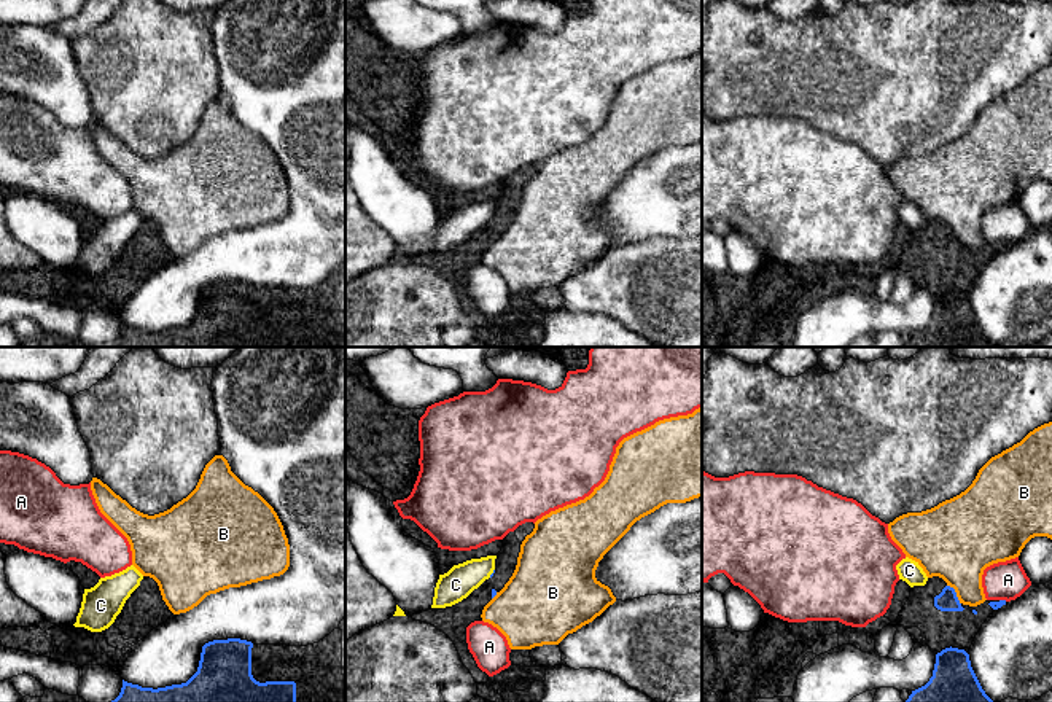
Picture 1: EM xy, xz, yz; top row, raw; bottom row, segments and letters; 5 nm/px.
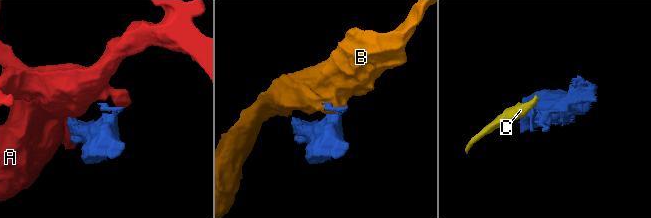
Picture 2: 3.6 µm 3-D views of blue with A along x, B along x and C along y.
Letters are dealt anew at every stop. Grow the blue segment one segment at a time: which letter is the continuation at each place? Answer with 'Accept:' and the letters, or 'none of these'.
Accept: none of these

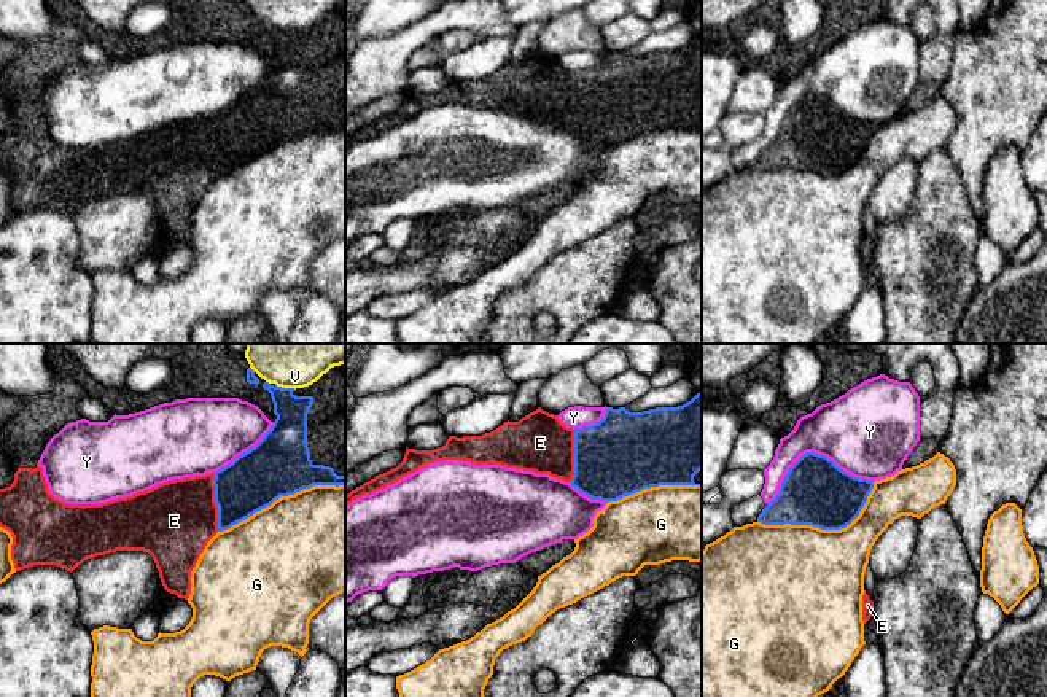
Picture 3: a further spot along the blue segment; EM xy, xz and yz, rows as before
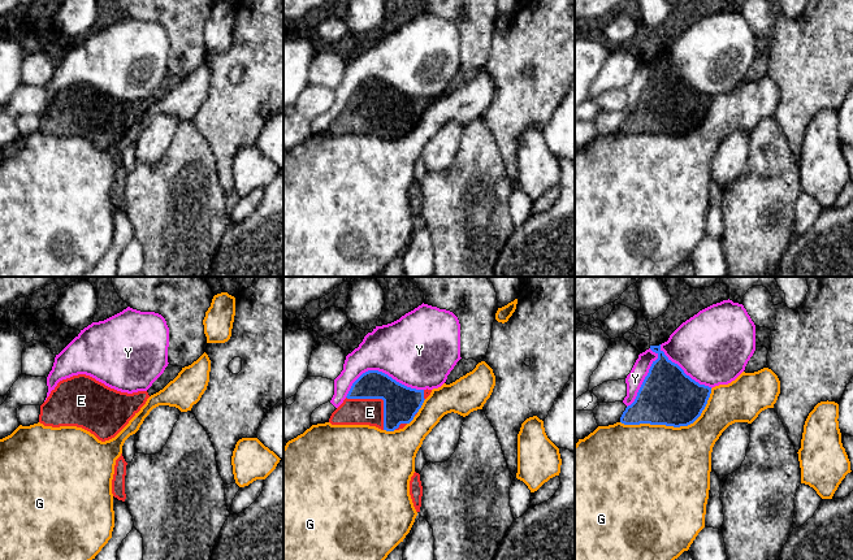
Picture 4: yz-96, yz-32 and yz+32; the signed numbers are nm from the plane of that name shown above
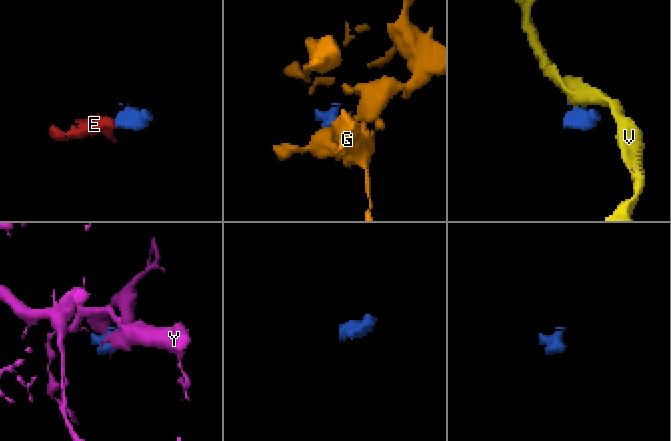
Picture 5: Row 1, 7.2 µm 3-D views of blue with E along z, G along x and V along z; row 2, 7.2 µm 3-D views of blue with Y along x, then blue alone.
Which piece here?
Accept: E

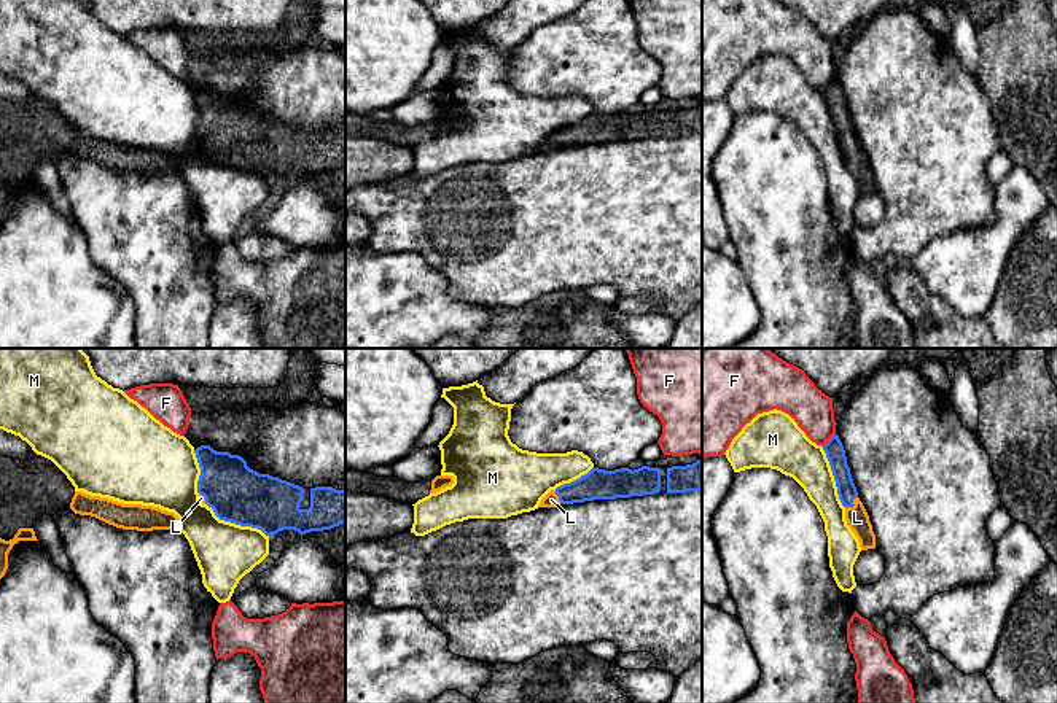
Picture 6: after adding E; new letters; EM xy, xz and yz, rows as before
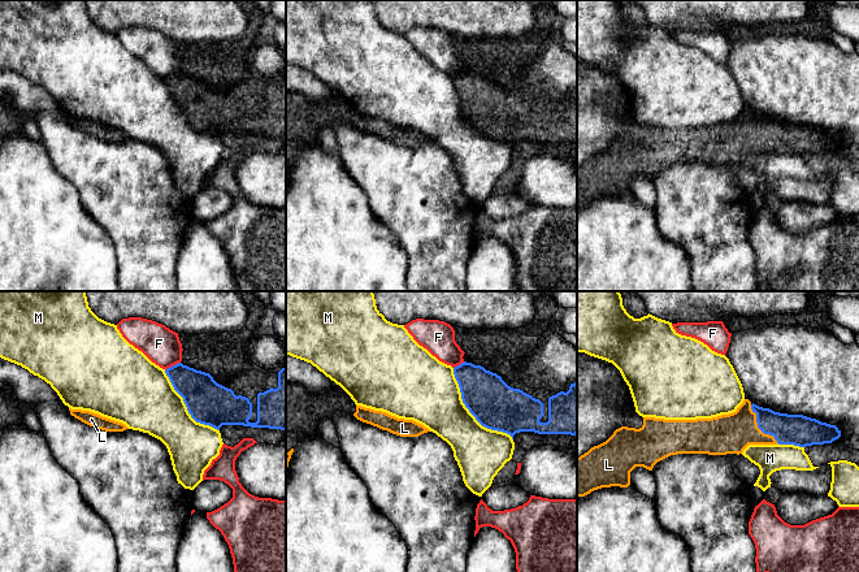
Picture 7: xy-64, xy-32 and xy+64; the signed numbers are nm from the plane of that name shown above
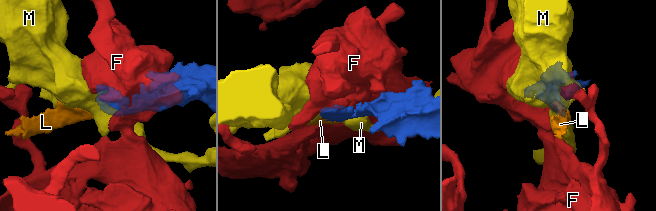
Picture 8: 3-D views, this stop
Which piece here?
Accept: L

